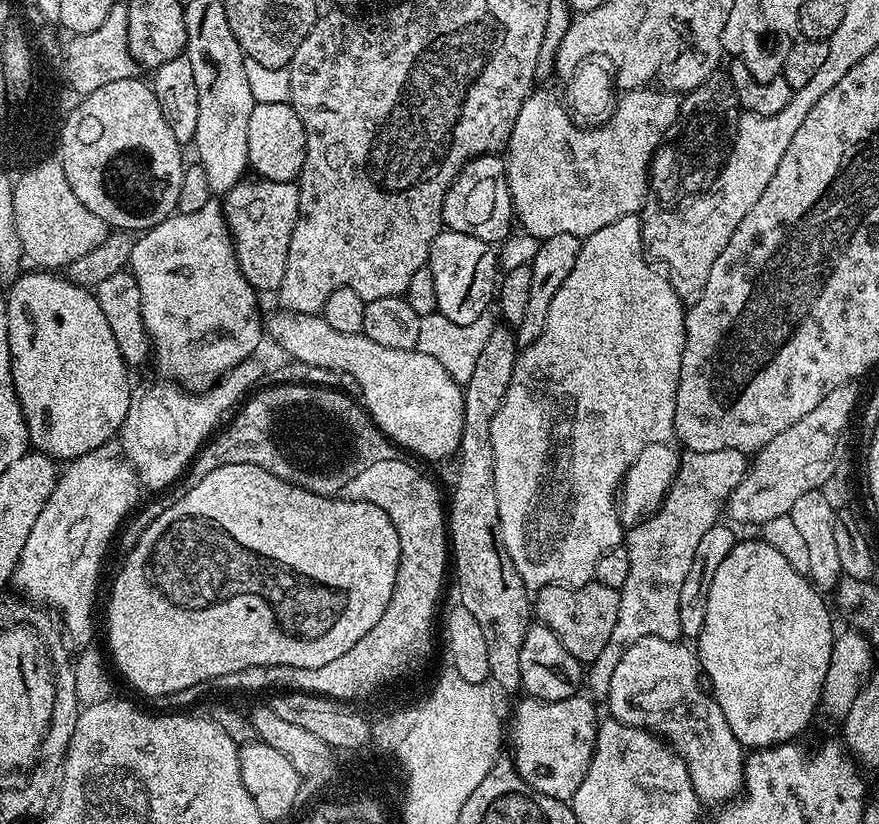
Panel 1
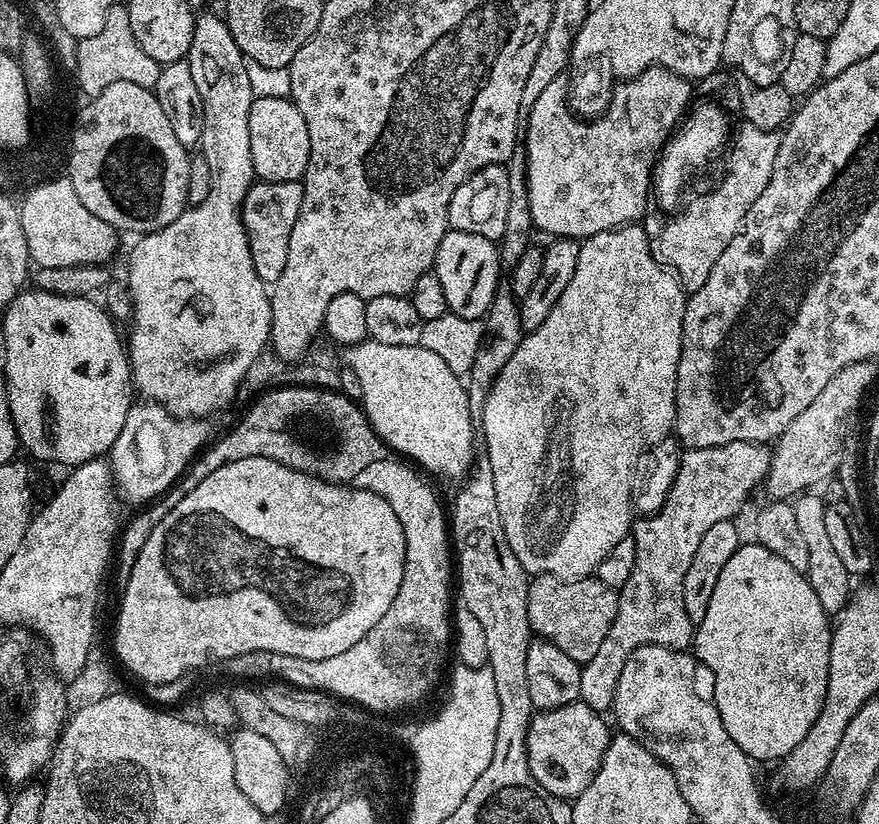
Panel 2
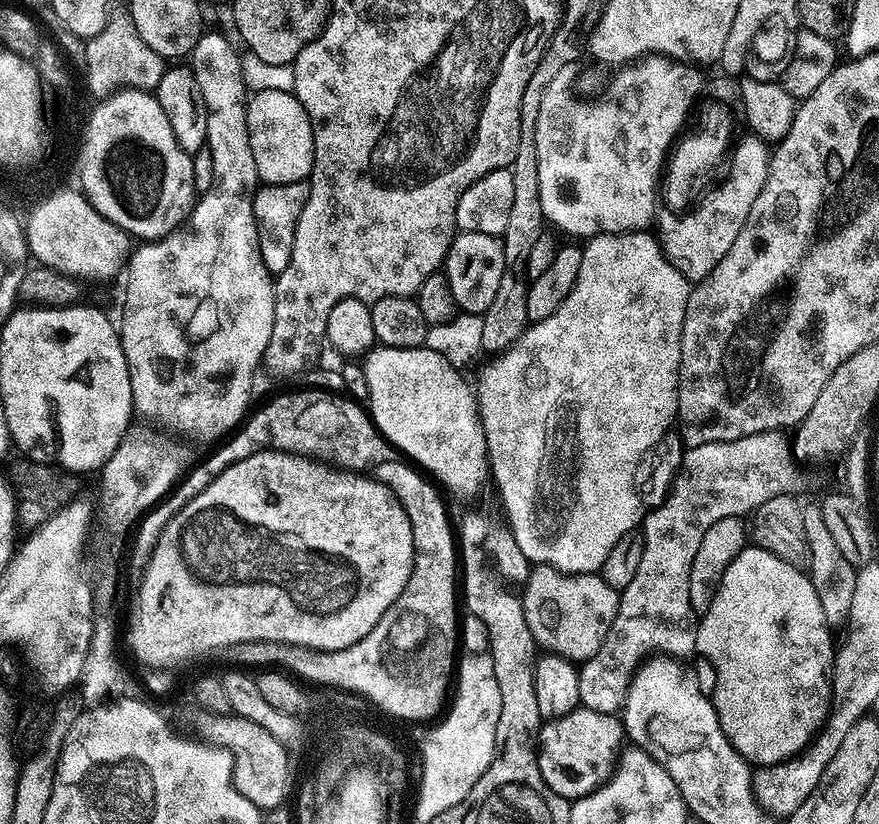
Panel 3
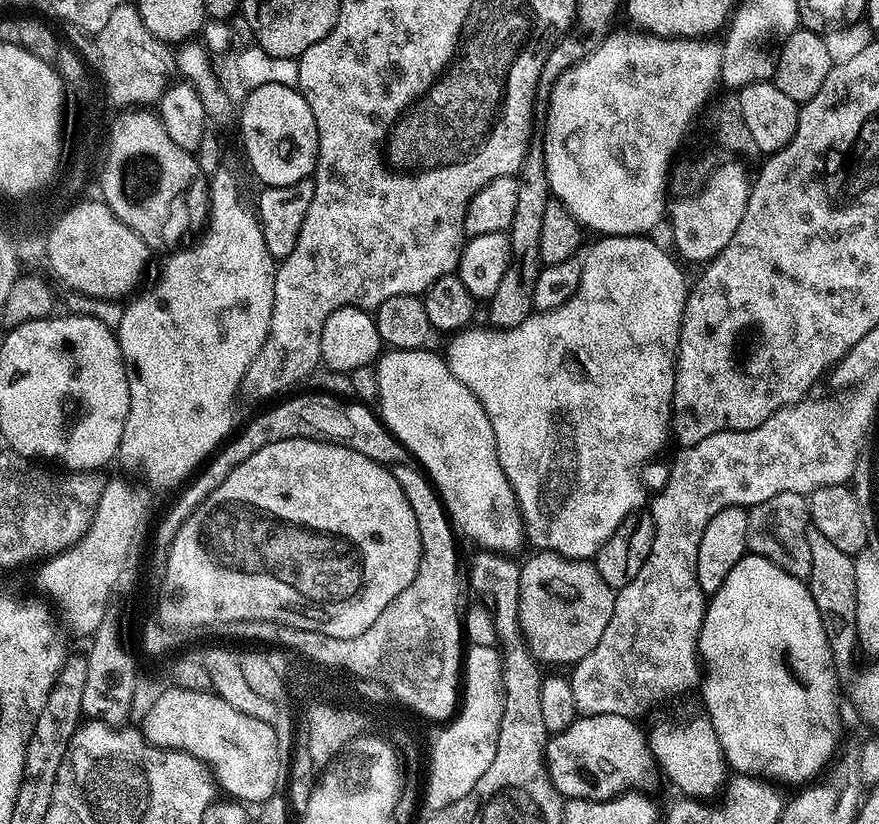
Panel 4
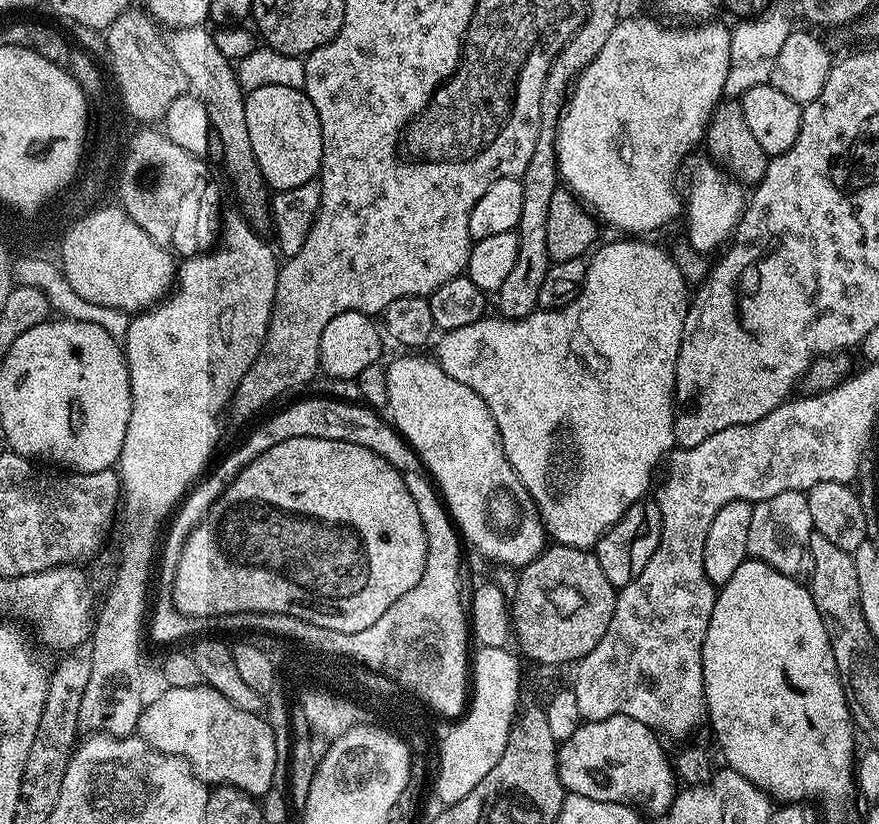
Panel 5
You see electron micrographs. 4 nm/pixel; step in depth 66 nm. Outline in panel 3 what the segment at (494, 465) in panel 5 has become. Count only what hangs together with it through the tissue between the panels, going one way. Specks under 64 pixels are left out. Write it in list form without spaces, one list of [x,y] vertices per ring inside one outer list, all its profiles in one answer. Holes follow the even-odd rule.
[[[383,346],[373,347],[367,353],[363,361],[364,373],[366,374],[366,386],[370,386],[370,394],[366,401],[370,409],[372,420],[376,424],[376,429],[396,447],[397,453],[403,454],[413,465],[419,466],[433,481],[439,482],[445,489],[449,488],[456,496],[476,496],[480,492],[480,487],[490,480],[490,465],[488,462],[488,447],[486,446],[486,434],[480,421],[480,407],[476,405],[476,393],[473,385],[464,381],[464,372],[459,367],[452,365],[434,350],[421,346],[419,348],[385,348]]]

